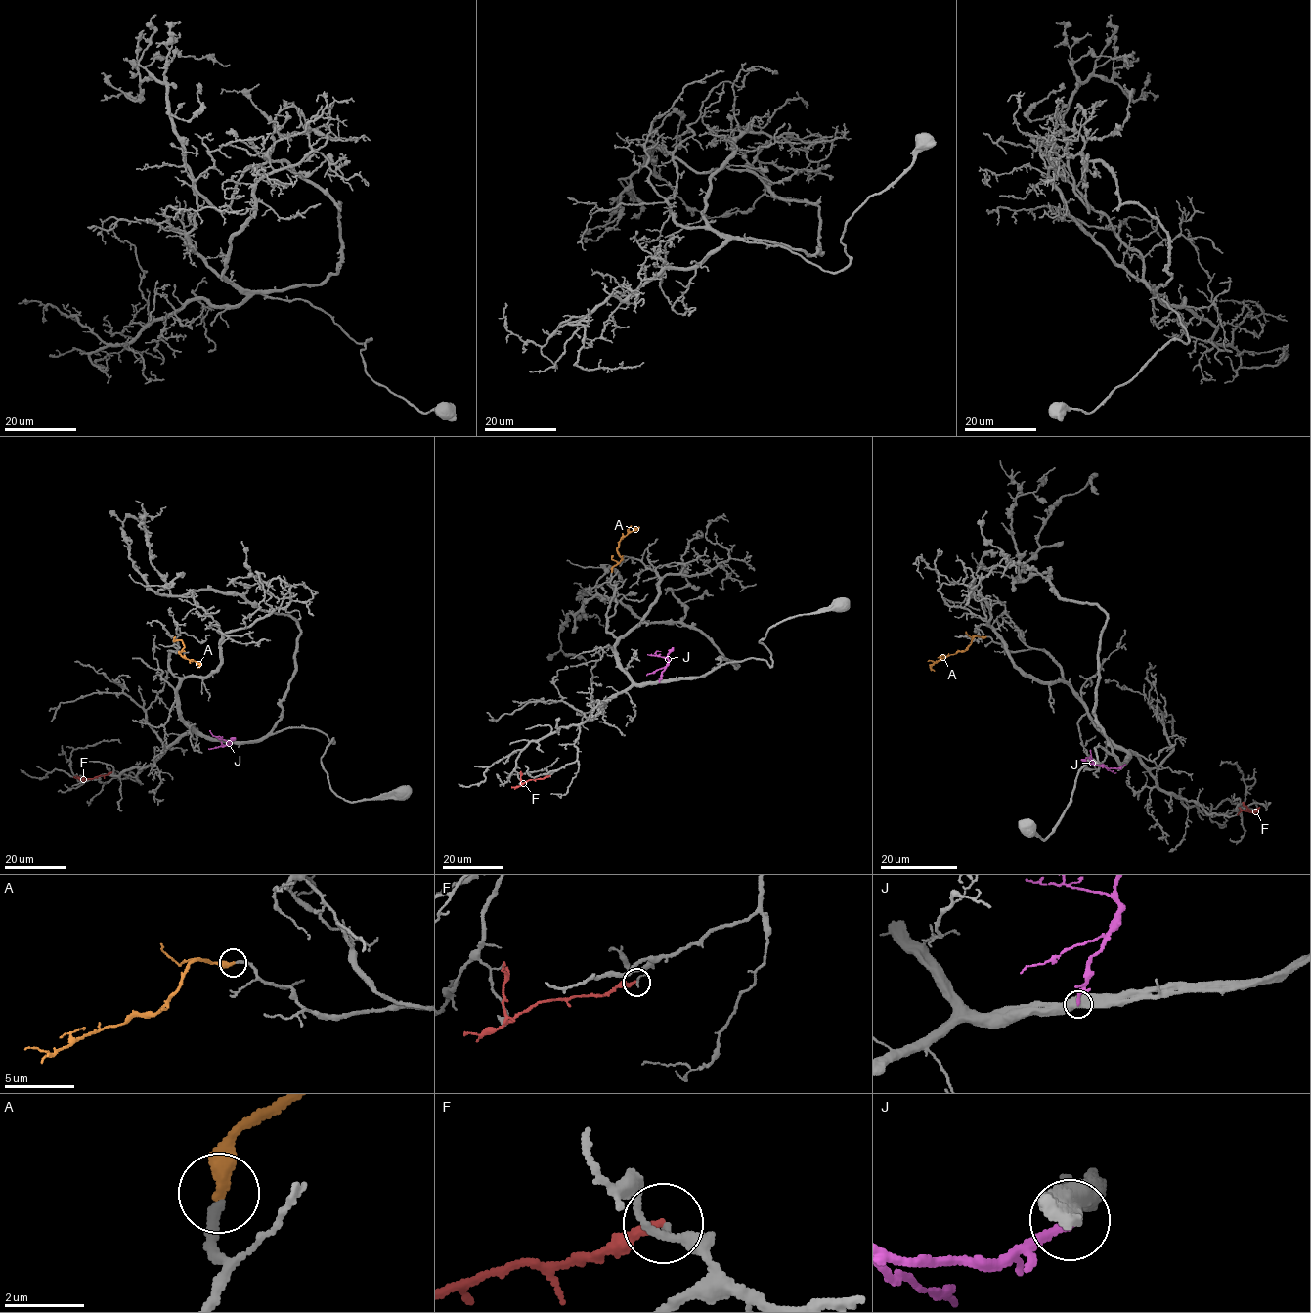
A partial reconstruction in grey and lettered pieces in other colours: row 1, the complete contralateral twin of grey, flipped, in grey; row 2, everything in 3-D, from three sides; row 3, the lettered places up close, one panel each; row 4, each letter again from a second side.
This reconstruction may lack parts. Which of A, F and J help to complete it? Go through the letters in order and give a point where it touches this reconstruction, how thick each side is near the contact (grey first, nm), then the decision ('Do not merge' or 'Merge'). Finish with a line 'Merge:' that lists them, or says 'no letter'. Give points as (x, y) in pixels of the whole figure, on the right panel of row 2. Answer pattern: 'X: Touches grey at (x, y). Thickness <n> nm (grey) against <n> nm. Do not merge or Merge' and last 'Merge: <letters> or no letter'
A: Touches grey at (985, 636). Thickness 240 nm (grey) against 400 nm. Merge
F: Touches grey at (1243, 803). Thickness 120 nm (grey) against 240 nm. Do not merge
J: Touches grey at (1124, 765). Thickness 600 nm (grey) against 240 nm. Do not merge
Merge: A

